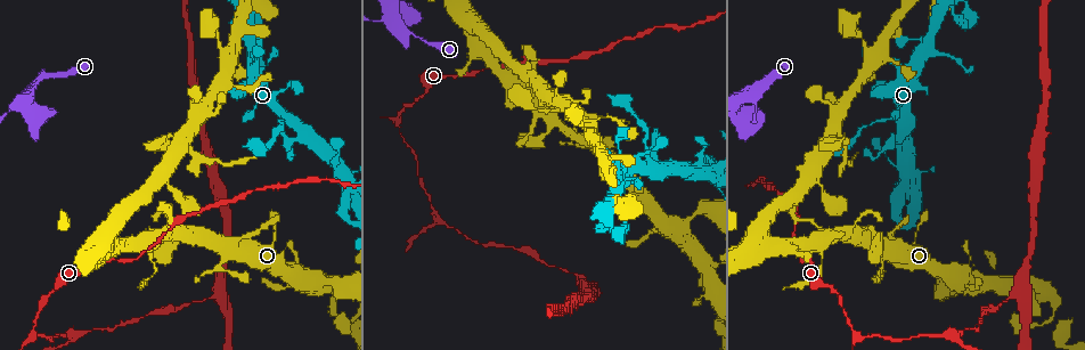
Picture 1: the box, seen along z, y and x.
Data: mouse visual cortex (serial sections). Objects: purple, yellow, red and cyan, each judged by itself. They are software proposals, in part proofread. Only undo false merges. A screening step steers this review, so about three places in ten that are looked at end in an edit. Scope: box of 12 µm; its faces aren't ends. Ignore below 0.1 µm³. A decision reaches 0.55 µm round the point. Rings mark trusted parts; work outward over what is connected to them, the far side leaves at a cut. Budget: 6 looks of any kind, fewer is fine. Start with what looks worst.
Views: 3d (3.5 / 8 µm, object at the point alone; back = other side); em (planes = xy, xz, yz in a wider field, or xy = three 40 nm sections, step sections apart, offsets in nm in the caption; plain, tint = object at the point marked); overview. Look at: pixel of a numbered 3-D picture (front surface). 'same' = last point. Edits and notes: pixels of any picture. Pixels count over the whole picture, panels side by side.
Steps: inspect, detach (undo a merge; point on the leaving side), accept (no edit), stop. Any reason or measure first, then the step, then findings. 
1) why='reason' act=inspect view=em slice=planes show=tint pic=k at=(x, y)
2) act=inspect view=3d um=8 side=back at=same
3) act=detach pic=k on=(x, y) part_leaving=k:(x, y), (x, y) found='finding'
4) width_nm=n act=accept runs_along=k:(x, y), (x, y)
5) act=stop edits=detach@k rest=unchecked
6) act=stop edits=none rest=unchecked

why='branch point' act=inspect view=3d um=3.5 pic=1 at=(402, 25)

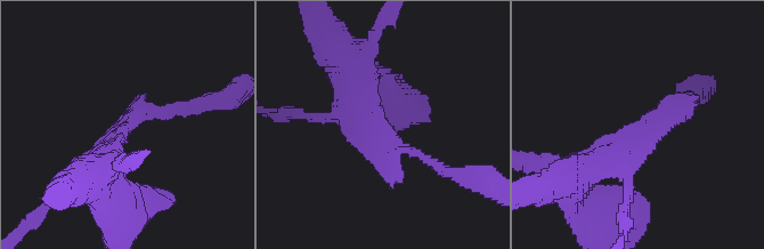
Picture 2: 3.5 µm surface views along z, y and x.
why='now the EM' act=inspect view=em slice=xy step=2 show=tint pic=2 at=(123, 130)

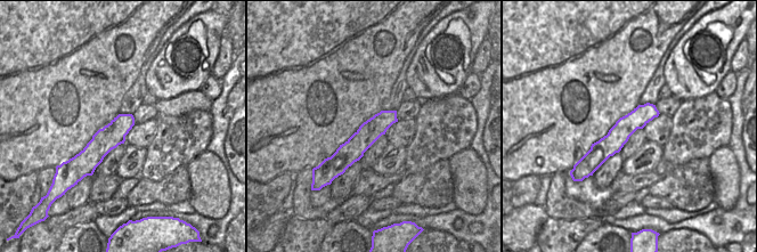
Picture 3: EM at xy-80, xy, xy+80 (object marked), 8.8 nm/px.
width_nm=200 act=accept runs_along=3:(652, 107), (589, 162), (582, 162) found='one cell here'

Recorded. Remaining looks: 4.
why='sharp bend' act=inspect view=3d um=3.5 pic=1 at=(855, 337)

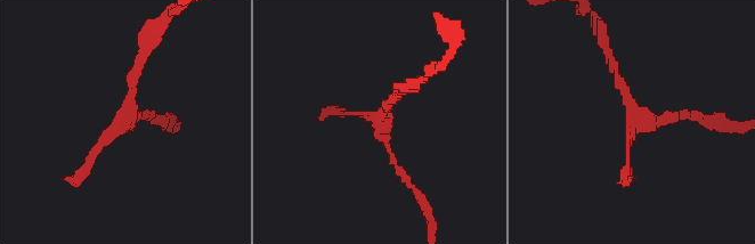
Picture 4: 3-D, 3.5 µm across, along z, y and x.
arms=3 arm_widths_nm=100,150,150 why='need the tissue' act=inspect view=em slice=planes show=tint pic=4 at=(385, 125)

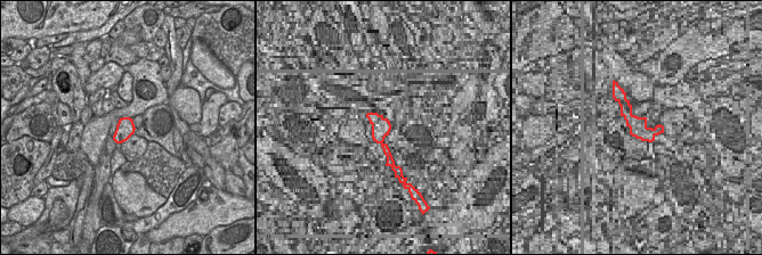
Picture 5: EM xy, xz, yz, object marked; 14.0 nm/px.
act=accept found='one cell here'

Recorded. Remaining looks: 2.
why='four arms meet' act=inspect view=3d um=3.5 pic=1 at=(542, 103)

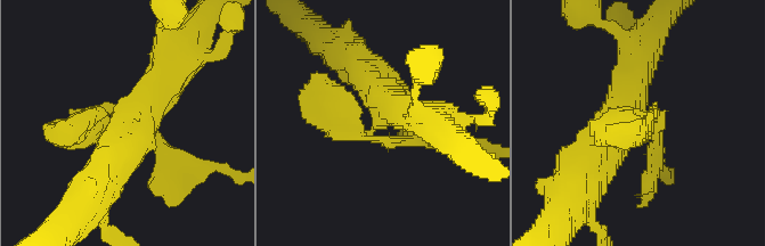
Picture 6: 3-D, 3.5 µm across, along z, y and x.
arms=4 arm_widths_nm=150,400,450,500 act=inspect view=em slice=xy step=1 show=tint pic=6 at=(381, 118)

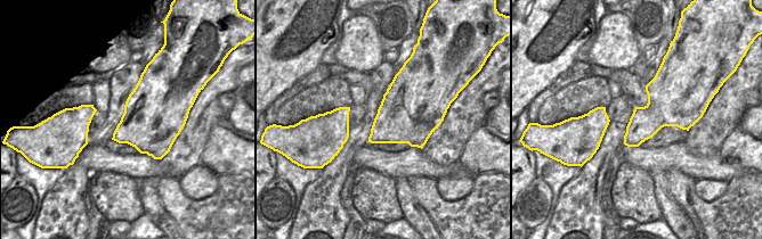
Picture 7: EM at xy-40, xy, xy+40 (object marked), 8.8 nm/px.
act=detach pic=6 on=(90, 122) part_leaving=6:(105, 124), (73, 131), (56, 124) found='a second cell is stuck on'

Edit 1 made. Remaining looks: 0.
act=stop edits=detach@6 rest=unchecked

